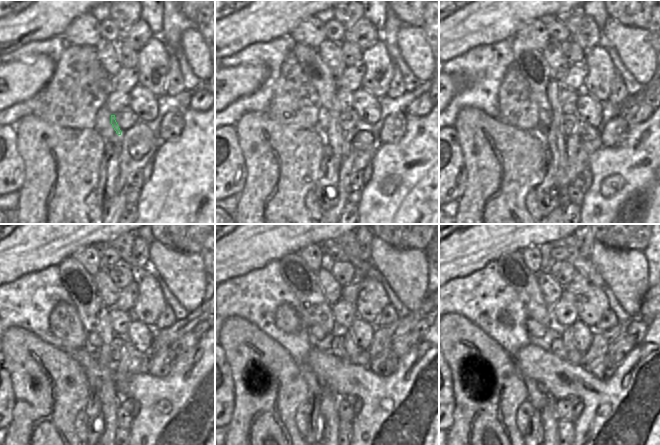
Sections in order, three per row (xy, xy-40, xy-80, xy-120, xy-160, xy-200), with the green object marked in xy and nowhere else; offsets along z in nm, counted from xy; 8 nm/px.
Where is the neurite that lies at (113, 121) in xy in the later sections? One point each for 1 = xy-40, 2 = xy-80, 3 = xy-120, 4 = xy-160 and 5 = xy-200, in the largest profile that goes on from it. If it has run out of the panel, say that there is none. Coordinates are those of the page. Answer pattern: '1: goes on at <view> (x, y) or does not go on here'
1: goes on at xy-40 (319, 75)
2: goes on at xy-80 (545, 89)
3: goes on at xy-120 (94, 314)
4: goes on at xy-160 (315, 310)
5: goes on at xy-200 (512, 268)

